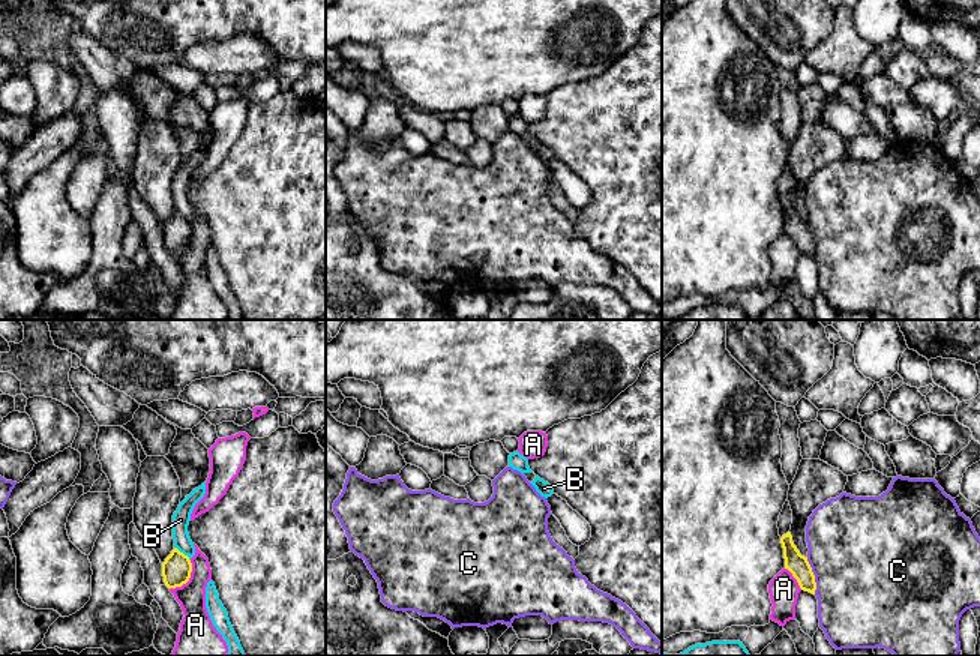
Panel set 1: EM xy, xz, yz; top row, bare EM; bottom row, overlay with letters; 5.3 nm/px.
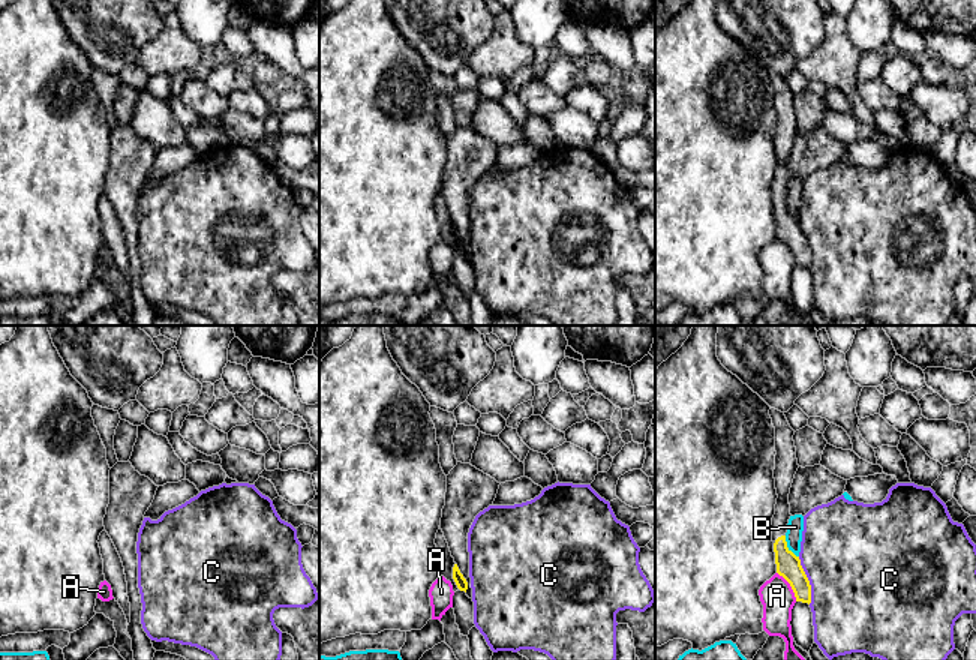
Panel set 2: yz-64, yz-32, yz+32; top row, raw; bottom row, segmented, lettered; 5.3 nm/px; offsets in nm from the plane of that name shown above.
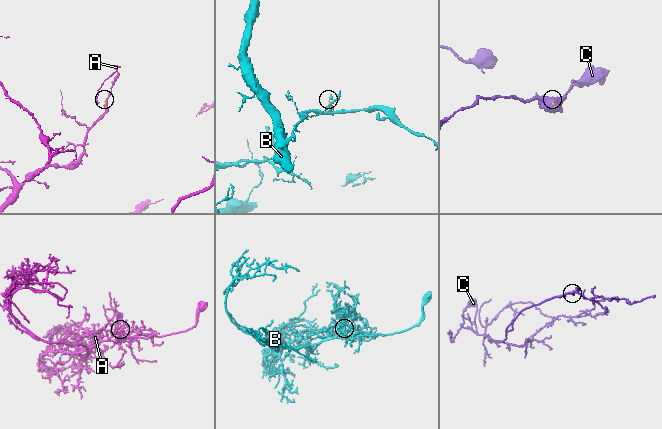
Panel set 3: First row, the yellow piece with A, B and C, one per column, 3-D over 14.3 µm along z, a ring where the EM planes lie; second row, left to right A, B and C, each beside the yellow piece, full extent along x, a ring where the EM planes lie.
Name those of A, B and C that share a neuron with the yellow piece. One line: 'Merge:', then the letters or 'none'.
Merge: none

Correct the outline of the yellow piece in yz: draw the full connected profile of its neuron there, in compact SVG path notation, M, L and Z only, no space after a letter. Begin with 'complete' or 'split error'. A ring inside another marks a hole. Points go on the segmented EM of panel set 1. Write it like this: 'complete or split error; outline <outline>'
split error; outline M786 500L777 521L780 543L783 548L785 569L788 569L792 573L801 590L815 594L815 575L807 561L807 557L801 555L792 542L792 536L789 533L791 524L792 510L789 501Z

